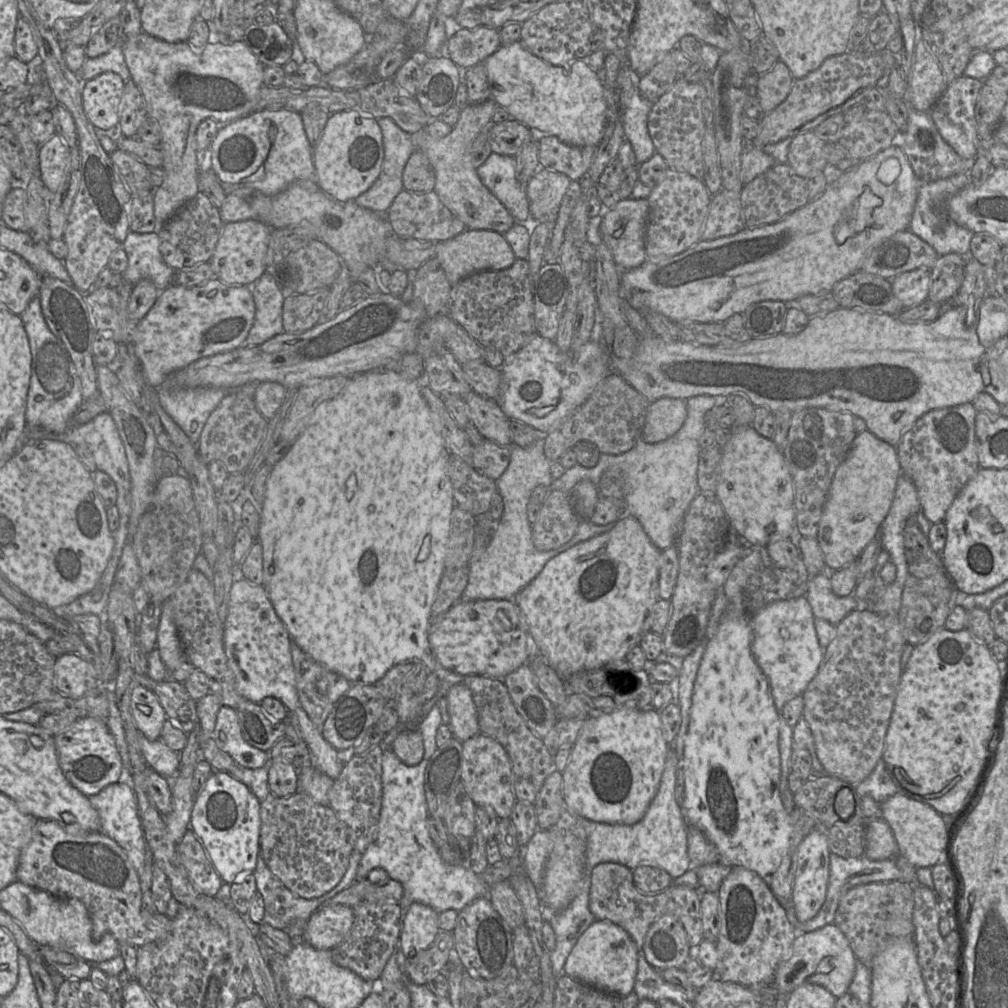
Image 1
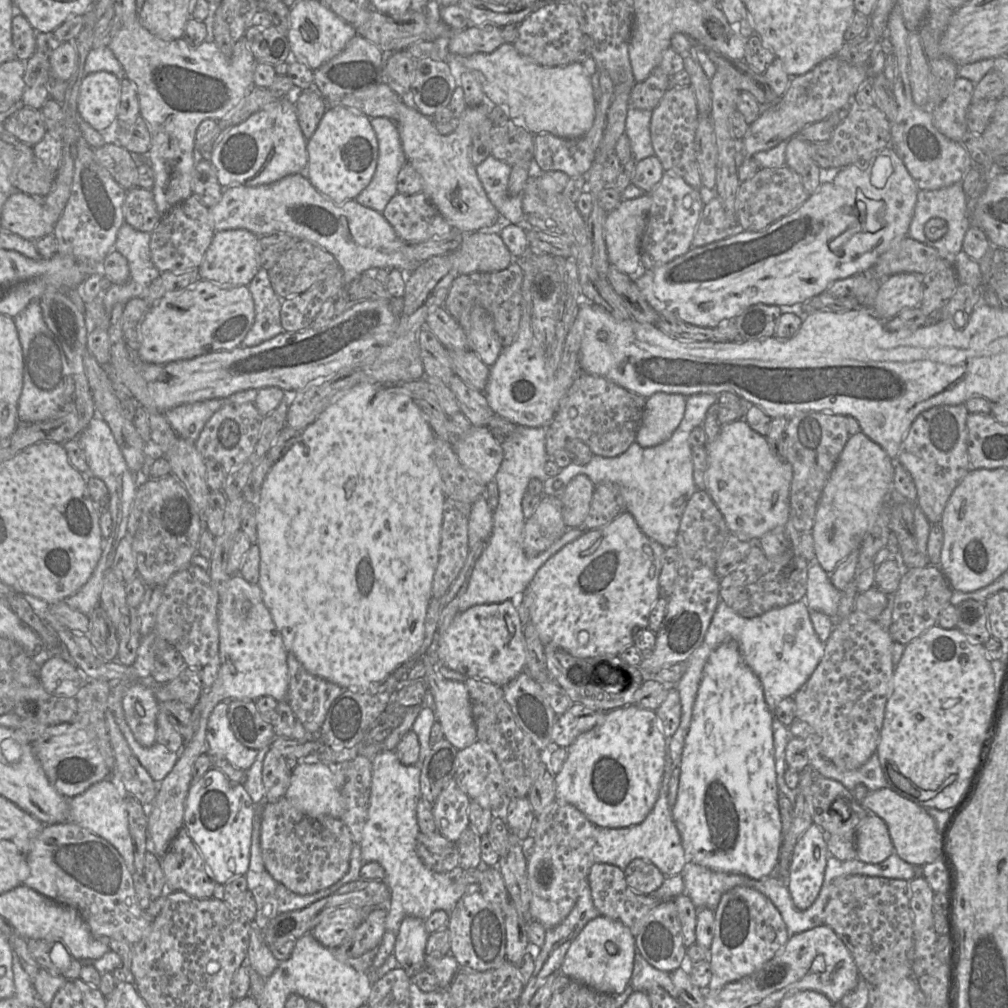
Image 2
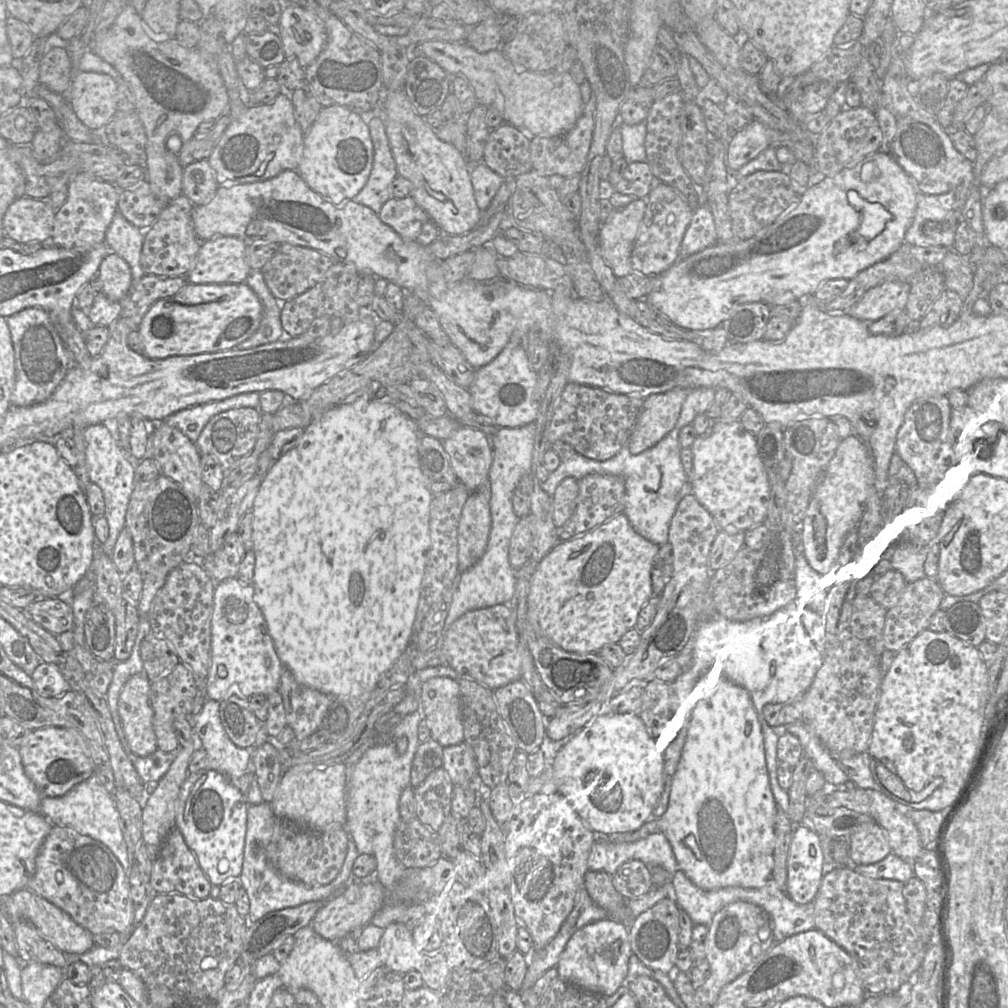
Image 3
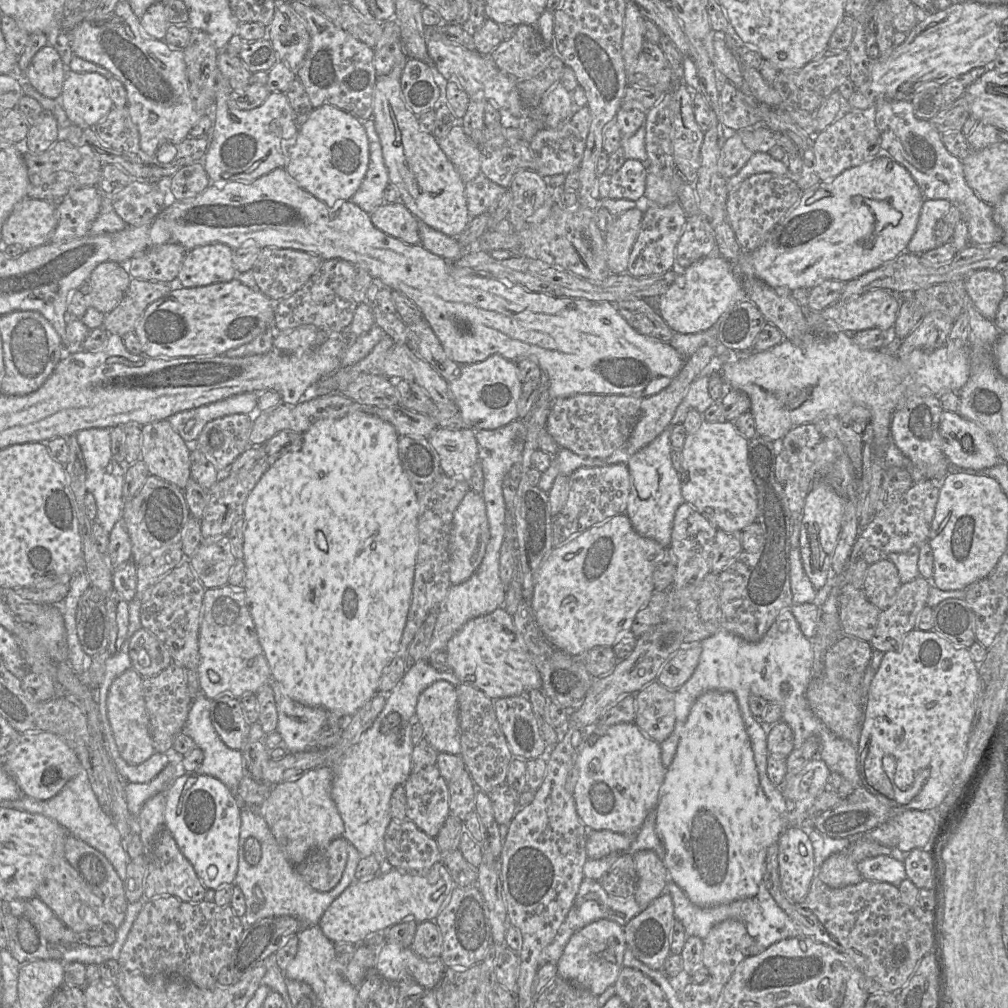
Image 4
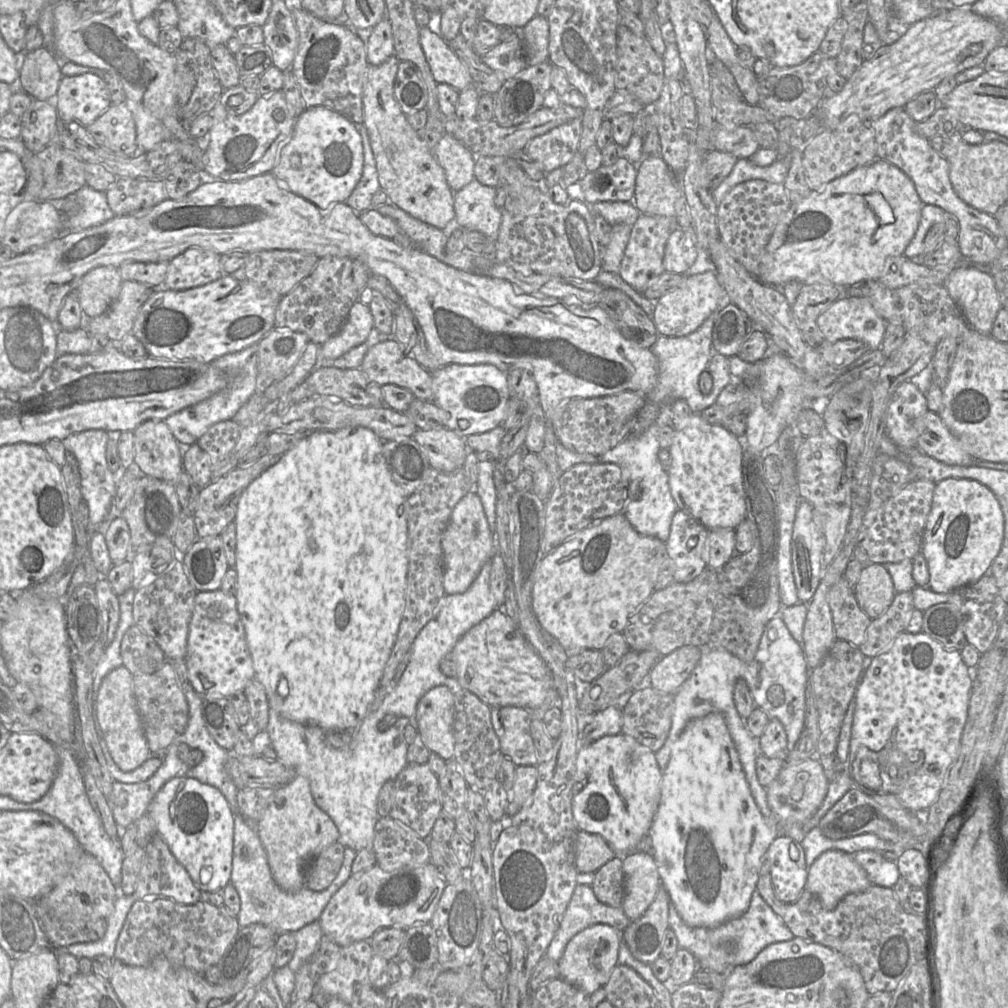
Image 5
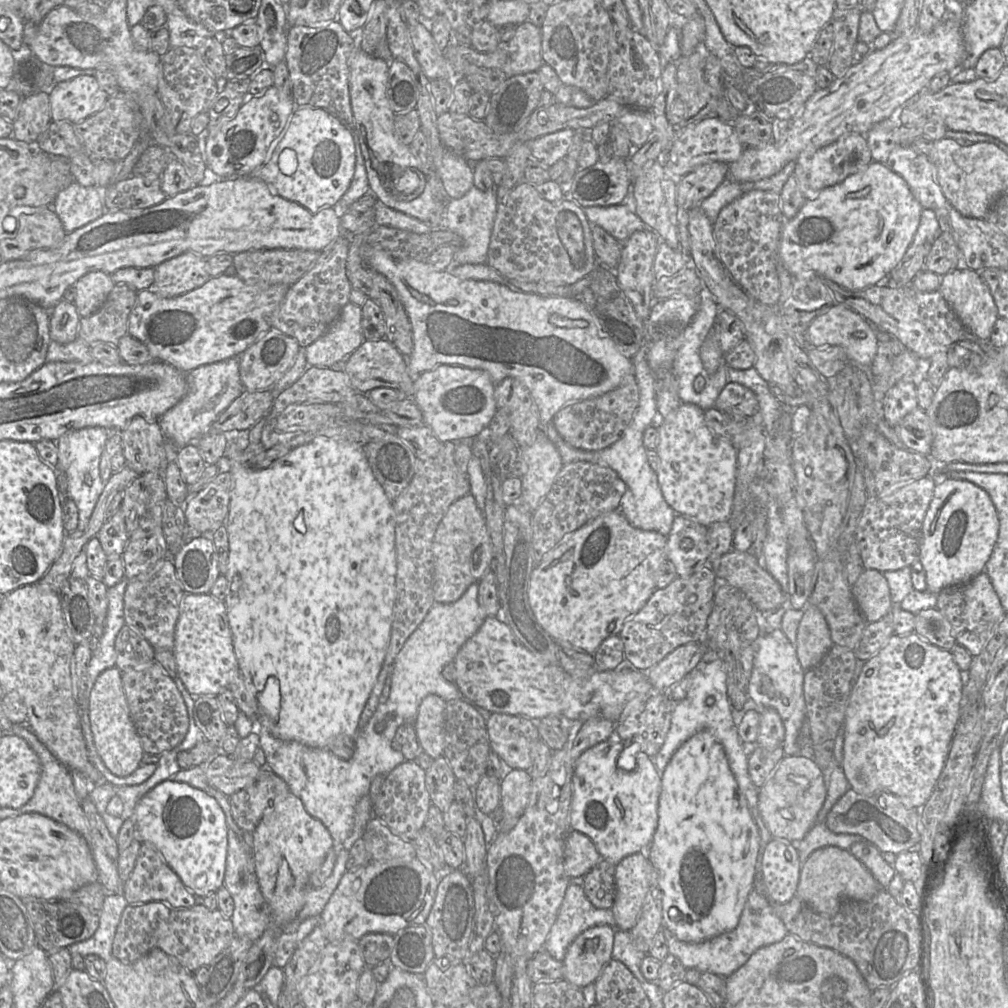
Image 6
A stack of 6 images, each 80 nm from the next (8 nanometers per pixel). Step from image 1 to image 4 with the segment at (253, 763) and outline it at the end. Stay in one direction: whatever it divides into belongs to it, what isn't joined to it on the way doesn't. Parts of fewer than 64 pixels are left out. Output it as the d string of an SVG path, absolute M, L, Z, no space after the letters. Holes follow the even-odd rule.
M198 694L192 701L182 731L192 738L196 747L200 748L204 754L204 760L195 770L195 773L212 776L220 780L237 797L239 783L247 774L244 759L240 751L227 747L216 733L210 718L210 703L211 701L204 694Z

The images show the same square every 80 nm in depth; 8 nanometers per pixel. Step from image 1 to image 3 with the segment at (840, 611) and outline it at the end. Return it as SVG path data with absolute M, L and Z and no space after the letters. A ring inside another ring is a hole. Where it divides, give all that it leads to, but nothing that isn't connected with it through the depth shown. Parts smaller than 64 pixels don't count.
M803 553L795 556L796 601L799 606L822 610L827 602L826 580L811 568Z

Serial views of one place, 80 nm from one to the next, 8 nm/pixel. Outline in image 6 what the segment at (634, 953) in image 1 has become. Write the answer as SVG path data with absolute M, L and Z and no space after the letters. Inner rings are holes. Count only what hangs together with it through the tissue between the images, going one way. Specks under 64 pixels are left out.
M595 925L579 934L562 961L563 978L580 989L594 983L612 959L615 929L609 925Z

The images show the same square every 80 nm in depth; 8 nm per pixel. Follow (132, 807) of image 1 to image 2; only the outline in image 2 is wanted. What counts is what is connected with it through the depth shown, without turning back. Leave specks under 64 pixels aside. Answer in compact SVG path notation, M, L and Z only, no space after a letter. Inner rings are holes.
M111 779L99 781L85 792L69 799L70 820L111 843L123 857L127 868L133 874L134 846L129 832L128 814L125 805L126 792Z

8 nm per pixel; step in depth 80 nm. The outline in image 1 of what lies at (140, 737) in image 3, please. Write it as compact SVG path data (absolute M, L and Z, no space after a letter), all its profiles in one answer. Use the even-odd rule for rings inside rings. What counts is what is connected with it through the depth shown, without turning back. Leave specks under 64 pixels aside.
M136 685L131 690L130 701L137 729L148 740L159 739L167 715L158 697L144 686Z

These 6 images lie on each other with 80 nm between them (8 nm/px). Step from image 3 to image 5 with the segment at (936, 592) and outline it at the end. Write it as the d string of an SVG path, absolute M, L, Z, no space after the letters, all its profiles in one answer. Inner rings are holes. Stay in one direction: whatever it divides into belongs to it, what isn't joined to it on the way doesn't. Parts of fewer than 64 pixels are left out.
M912 591L896 593L887 611L880 617L873 619L869 624L866 630L865 640L859 646L863 655L866 657L874 657L886 650L894 639L905 631L914 609Z

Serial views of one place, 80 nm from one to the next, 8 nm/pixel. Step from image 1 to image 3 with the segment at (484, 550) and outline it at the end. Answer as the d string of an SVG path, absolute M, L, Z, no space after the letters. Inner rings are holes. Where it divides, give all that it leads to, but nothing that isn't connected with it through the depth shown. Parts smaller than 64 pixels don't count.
M528 423L519 427L502 427L496 434L490 437L493 460L488 473L488 479L491 484L491 497L489 508L491 514L491 530L485 553L481 559L469 570L460 573L457 589L453 593L449 612L445 621L445 630L449 628L457 619L465 613L483 608L489 608L495 605L508 604L515 592L516 570L509 562L509 544L512 533L520 518L516 516L512 505L512 496L520 479L532 469L532 453L535 439L535 423Z

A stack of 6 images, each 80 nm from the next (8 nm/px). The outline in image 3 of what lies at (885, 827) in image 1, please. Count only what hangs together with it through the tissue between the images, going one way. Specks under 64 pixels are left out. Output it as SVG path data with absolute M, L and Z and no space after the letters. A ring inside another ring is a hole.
M875 821L862 824L850 835L849 855L853 864L874 864L890 853L885 833Z

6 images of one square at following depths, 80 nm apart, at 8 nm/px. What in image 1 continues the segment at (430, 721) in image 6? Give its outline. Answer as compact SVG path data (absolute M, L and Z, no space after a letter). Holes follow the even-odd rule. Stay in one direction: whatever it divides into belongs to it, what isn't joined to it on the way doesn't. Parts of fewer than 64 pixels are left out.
M464 683L452 685L446 696L450 727L454 738L461 743L480 733L477 710L470 689Z

